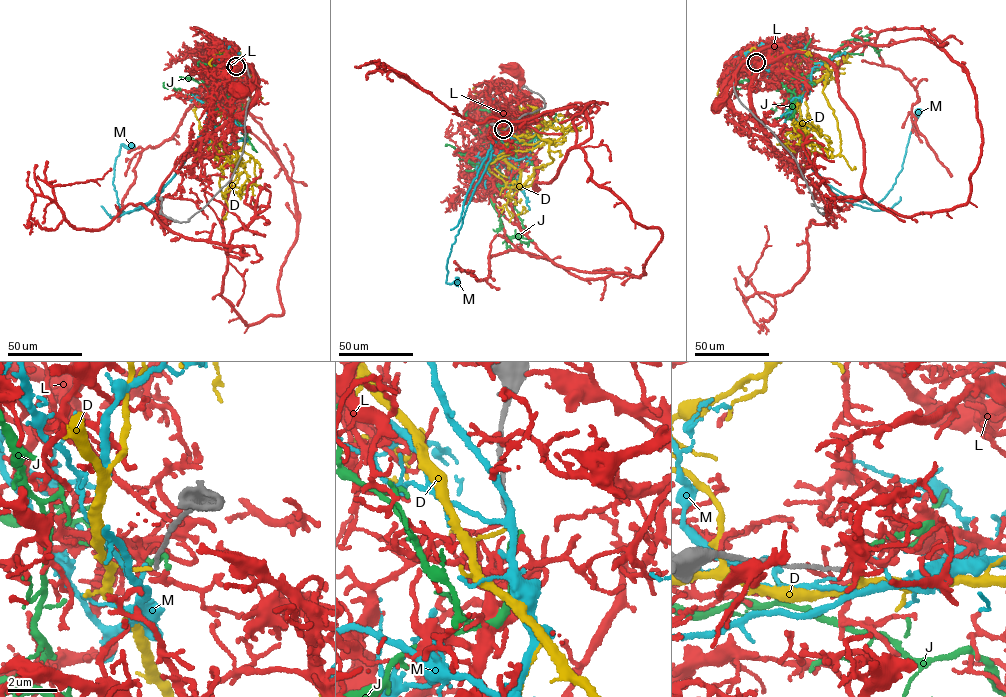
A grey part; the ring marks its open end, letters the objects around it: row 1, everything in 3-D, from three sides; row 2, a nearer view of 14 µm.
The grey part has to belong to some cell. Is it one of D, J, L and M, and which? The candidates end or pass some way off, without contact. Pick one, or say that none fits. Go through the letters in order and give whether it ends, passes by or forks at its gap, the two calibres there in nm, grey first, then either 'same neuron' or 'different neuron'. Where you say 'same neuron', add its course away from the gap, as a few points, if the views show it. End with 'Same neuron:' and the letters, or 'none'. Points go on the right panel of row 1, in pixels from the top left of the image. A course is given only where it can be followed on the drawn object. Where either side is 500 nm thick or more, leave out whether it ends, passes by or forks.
D: it ends | 120/120 nm | different neuron
J: it ends | 120/190 nm | different neuron
L: it ends | 120/240 nm | different neuron
M: it forks | 120/240 nm | different neuron
Same neuron: none

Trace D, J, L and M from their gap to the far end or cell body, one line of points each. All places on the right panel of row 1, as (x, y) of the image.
D: (756, 61), (800, 50), (825, 63), (827, 73), (800, 107), (798, 128), (815, 139), (802, 146), (812, 163)
J: (757, 61), (763, 60), (752, 70), (755, 79), (781, 74), (794, 82), (845, 41), (857, 38), (877, 51)
L: (757, 61), (757, 56), (742, 61), (719, 102)
M: (756, 63), (768, 61), (798, 80), (806, 157), (825, 184), (855, 200), (876, 204), (891, 189), (917, 111)

